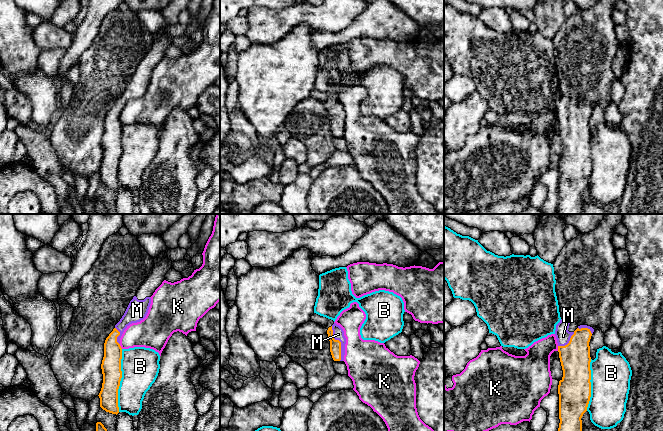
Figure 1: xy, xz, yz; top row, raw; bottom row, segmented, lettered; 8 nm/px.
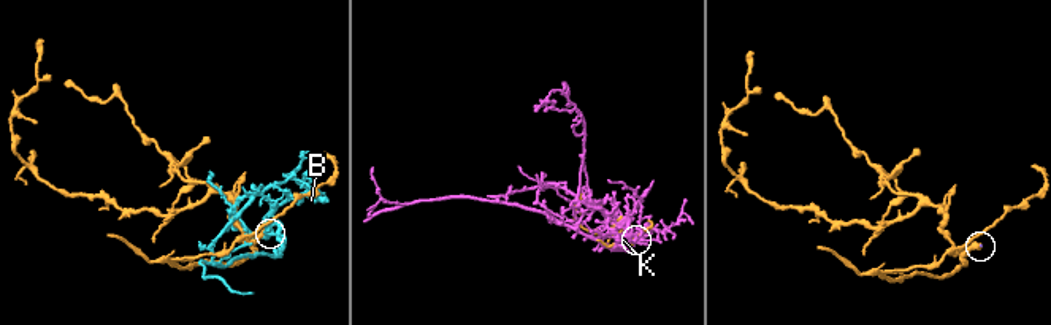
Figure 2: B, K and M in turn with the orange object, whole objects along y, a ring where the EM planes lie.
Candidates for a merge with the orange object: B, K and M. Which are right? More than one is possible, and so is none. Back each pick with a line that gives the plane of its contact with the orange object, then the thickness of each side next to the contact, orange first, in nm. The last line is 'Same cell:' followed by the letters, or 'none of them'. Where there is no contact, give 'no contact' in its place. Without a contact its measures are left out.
M: contact in xz; calibres 100 and 100 nm
Same cell: M

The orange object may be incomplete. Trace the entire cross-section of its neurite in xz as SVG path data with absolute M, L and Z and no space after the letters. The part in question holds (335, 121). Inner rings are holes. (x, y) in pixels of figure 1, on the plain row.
M334 99L327 106L330 117L330 128L334 137L343 137L345 131L346 114L343 105Z

